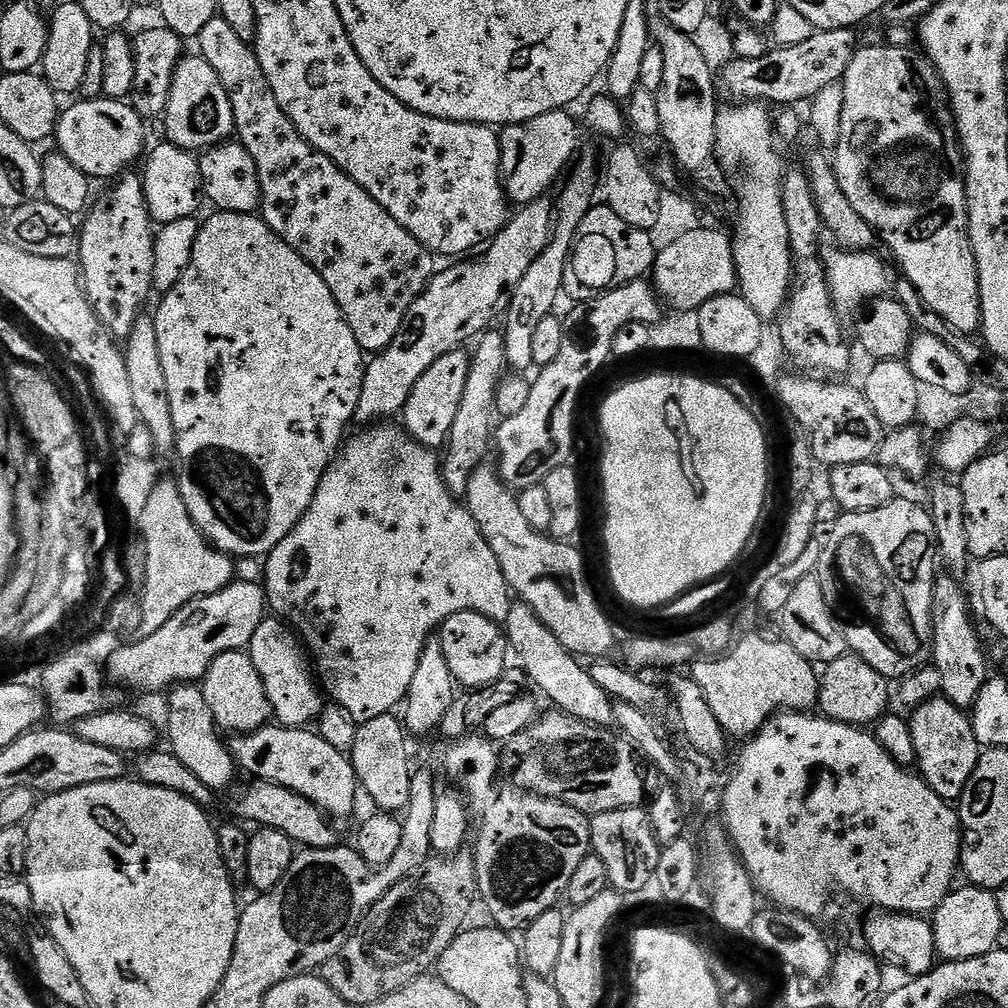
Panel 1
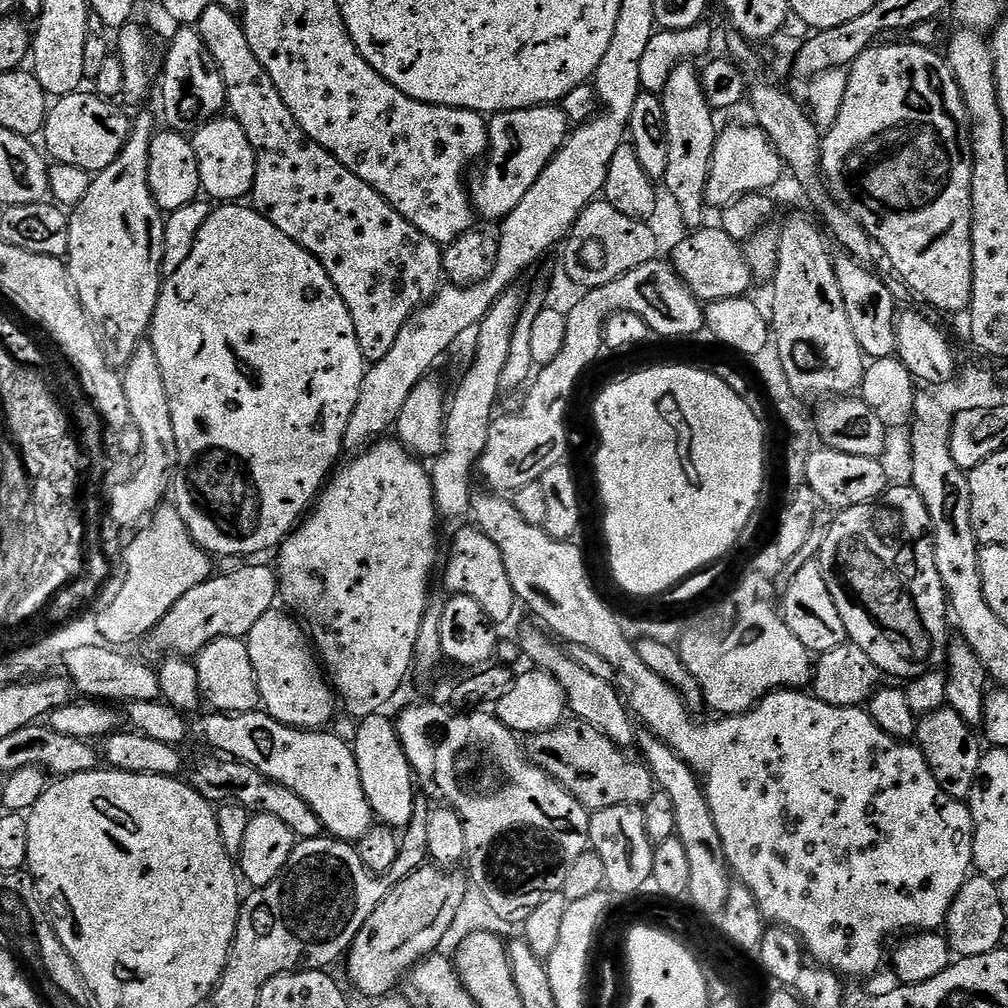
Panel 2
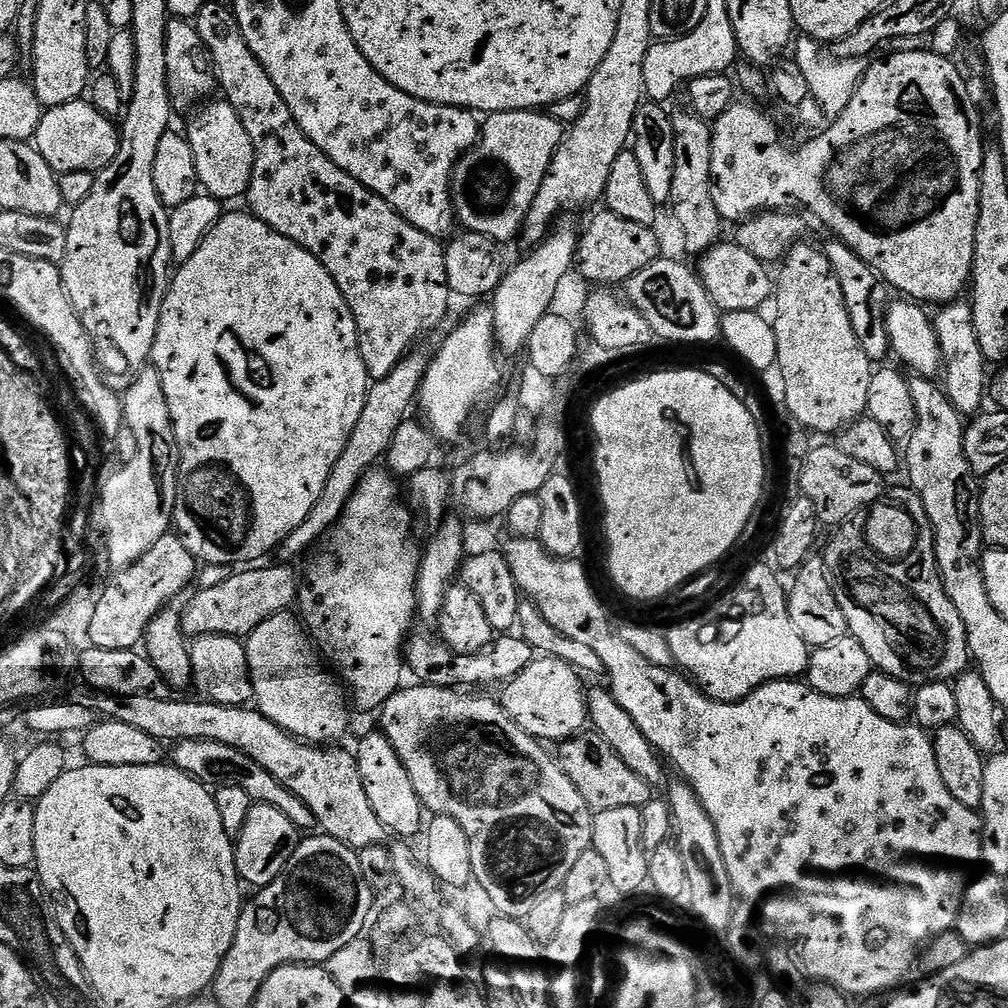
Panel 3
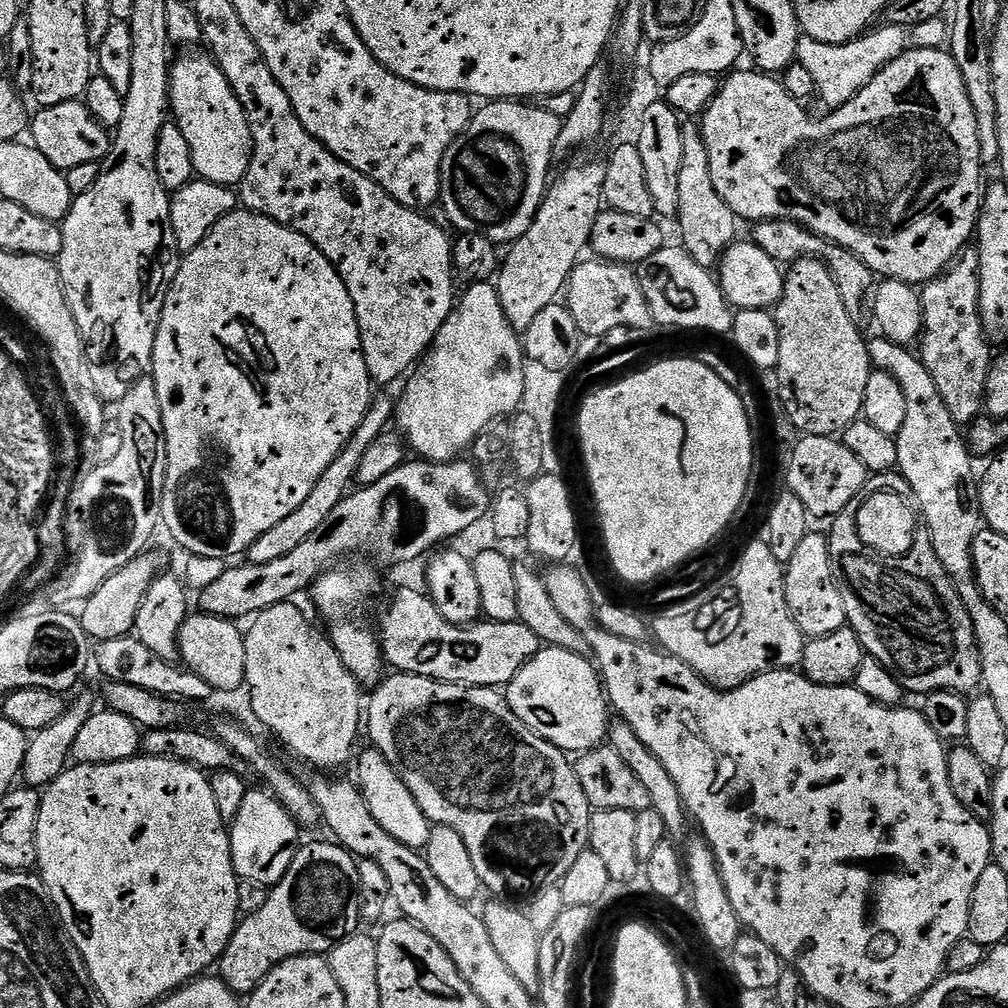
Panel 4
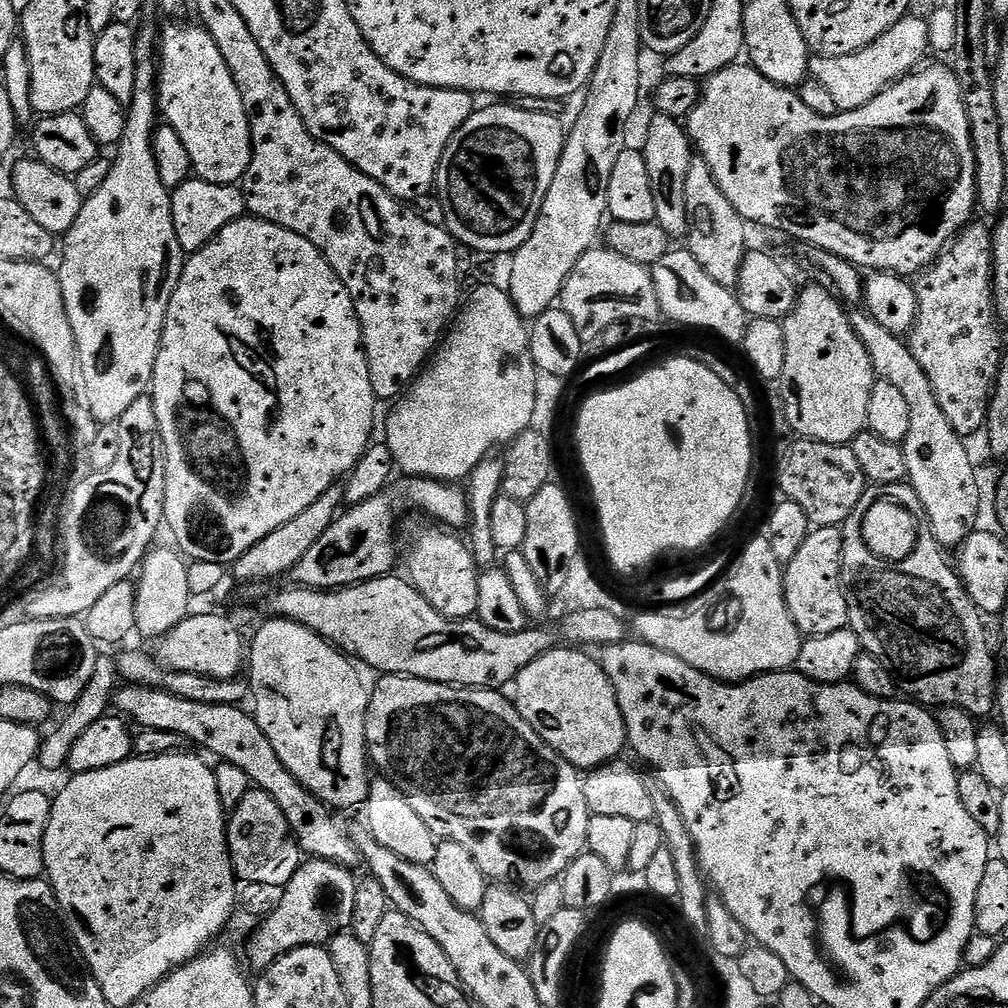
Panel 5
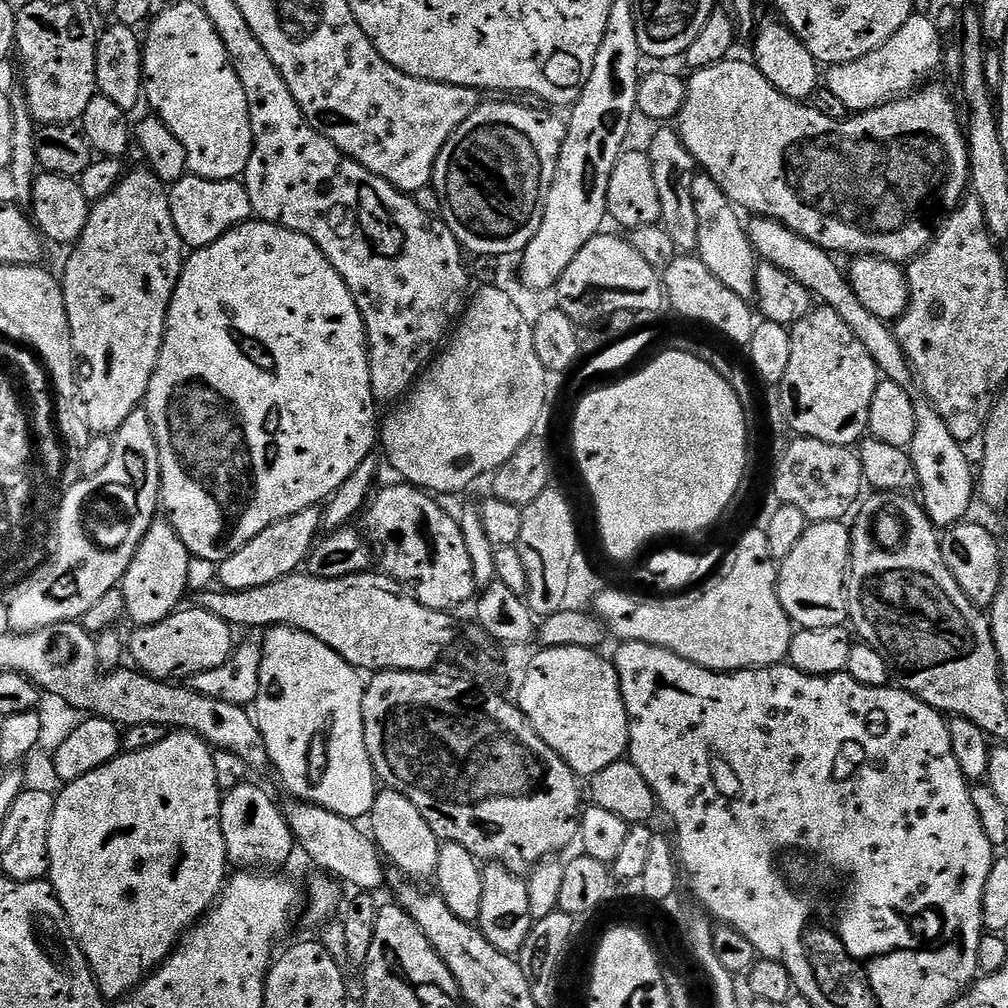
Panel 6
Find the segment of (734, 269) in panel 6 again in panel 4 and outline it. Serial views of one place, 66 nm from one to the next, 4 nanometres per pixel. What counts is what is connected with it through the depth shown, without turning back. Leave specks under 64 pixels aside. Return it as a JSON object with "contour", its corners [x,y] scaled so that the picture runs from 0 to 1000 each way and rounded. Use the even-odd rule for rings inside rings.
{"contour":[[[689,122],[678,124],[677,167],[673,174],[673,208],[670,221],[675,221],[675,238],[679,249],[692,260],[692,264],[706,268],[714,261],[718,249],[731,237],[732,215],[712,196],[708,188],[708,177],[704,177],[704,153],[700,153],[698,132]]]}

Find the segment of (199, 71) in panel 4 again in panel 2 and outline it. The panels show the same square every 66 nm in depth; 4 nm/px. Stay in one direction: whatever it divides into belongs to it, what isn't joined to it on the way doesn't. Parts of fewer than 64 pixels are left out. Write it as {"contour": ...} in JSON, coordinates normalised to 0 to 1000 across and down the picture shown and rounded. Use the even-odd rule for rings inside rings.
{"contour":[[[229,117],[208,119],[189,136],[189,141],[196,153],[198,185],[207,199],[238,200],[249,195],[254,180],[254,154],[237,121]]]}

